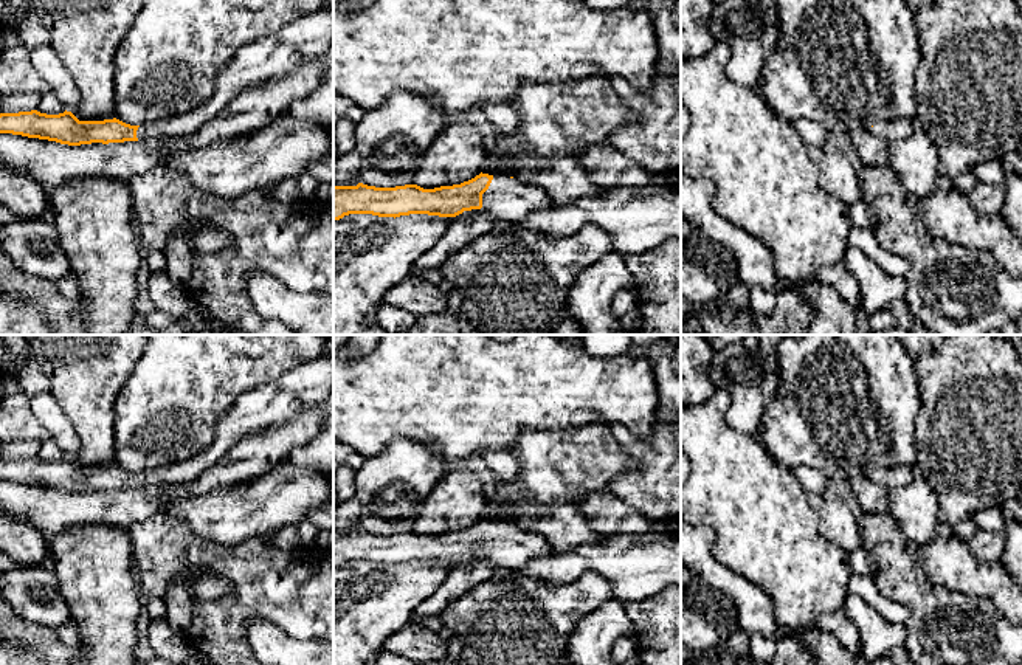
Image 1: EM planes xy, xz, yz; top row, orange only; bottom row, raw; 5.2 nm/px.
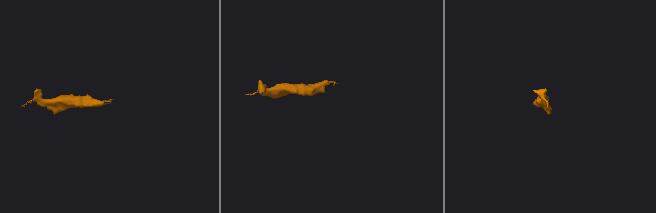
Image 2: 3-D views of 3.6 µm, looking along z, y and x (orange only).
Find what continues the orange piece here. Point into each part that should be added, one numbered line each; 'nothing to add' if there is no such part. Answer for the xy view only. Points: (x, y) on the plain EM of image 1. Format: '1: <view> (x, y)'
1: xy (307, 385)

